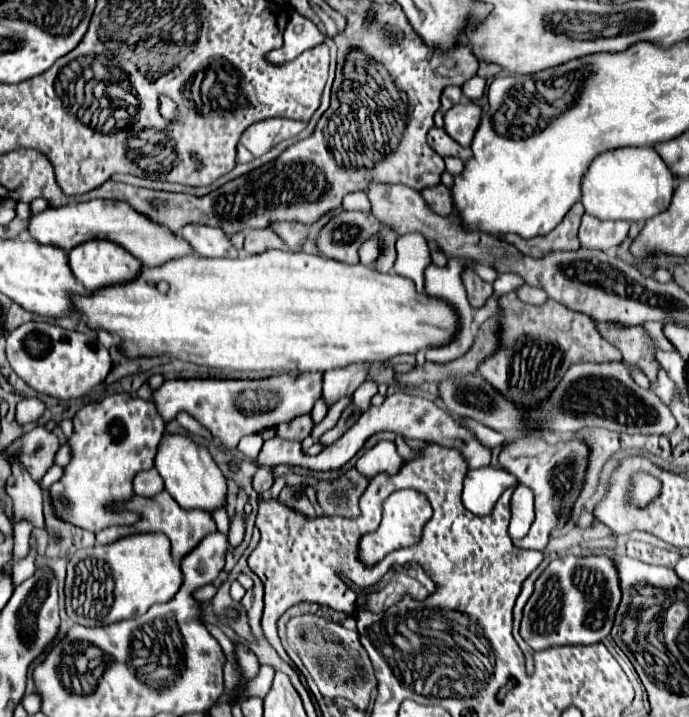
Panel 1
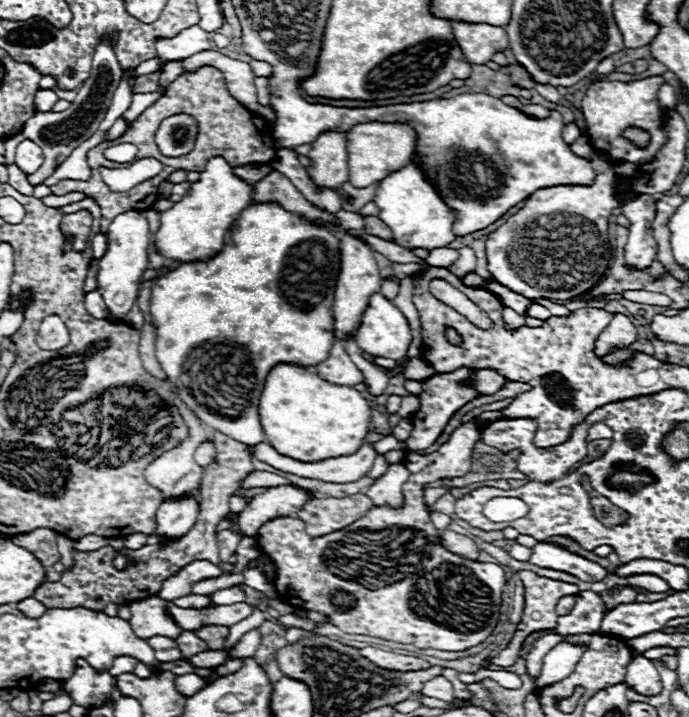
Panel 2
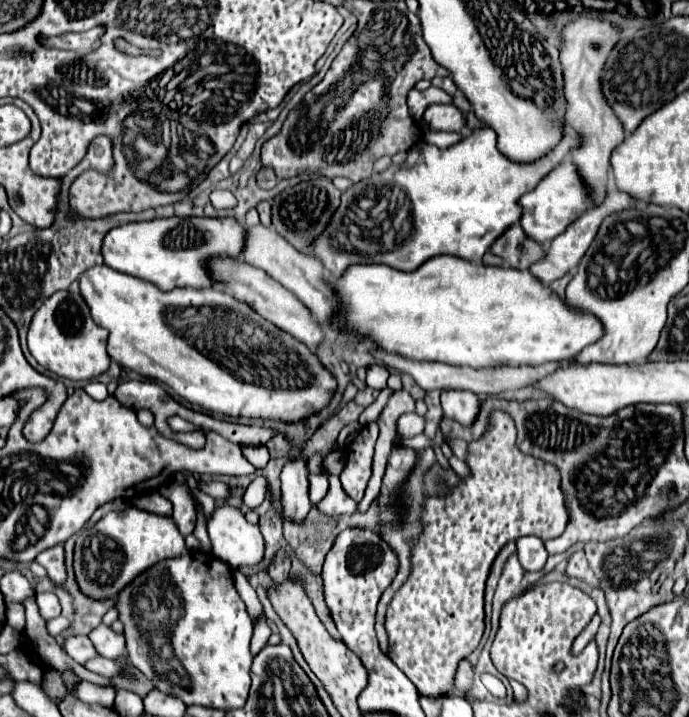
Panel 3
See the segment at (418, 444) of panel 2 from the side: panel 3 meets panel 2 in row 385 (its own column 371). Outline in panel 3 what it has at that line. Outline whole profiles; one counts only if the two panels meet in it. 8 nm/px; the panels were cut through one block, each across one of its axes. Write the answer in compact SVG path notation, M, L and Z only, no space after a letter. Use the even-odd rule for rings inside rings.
M376 422L366 424L358 438L352 440L352 444L346 448L346 468L340 474L342 488L350 498L356 502L362 500L368 478L372 474L372 456L374 456L374 444L378 438L378 426Z

